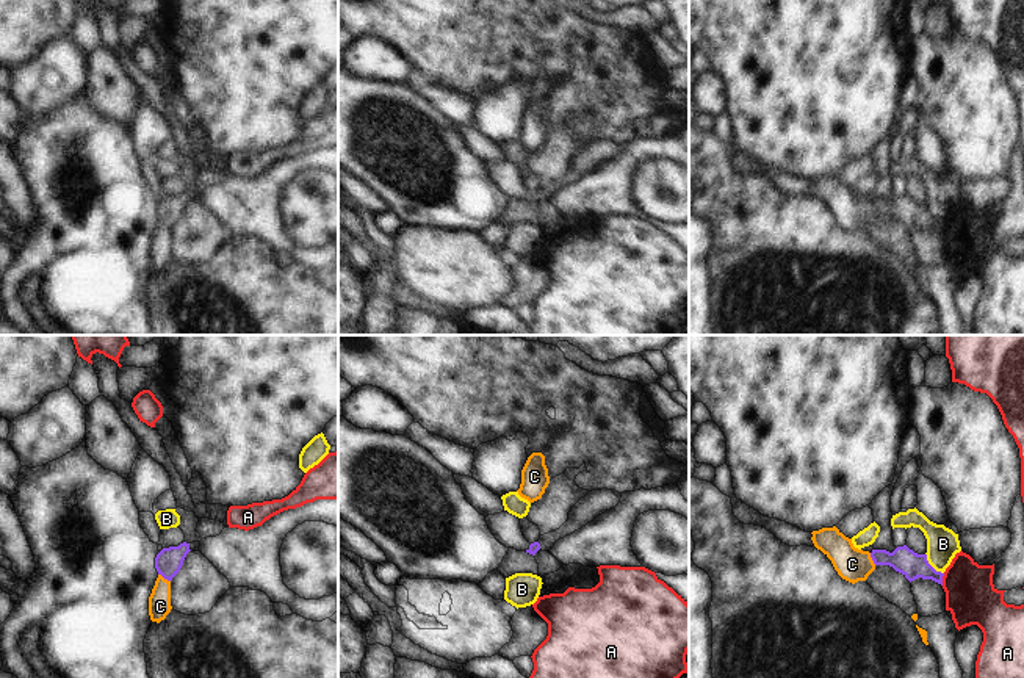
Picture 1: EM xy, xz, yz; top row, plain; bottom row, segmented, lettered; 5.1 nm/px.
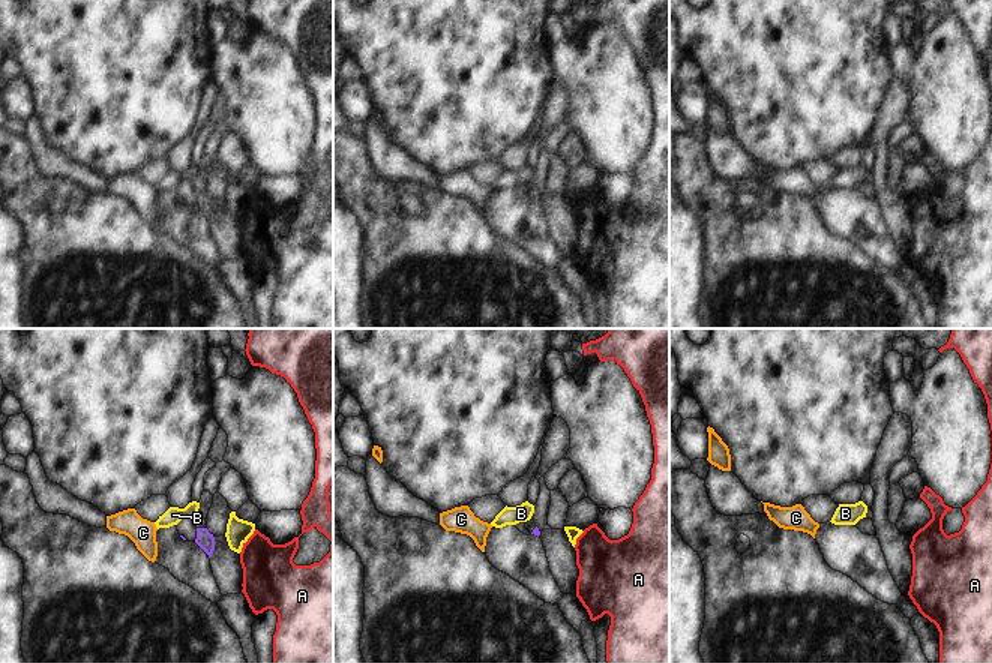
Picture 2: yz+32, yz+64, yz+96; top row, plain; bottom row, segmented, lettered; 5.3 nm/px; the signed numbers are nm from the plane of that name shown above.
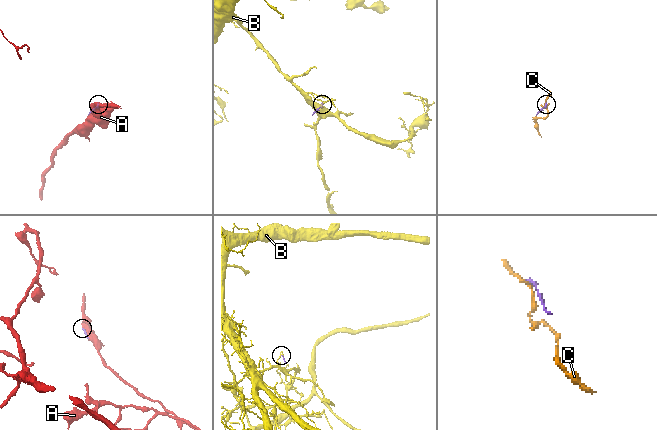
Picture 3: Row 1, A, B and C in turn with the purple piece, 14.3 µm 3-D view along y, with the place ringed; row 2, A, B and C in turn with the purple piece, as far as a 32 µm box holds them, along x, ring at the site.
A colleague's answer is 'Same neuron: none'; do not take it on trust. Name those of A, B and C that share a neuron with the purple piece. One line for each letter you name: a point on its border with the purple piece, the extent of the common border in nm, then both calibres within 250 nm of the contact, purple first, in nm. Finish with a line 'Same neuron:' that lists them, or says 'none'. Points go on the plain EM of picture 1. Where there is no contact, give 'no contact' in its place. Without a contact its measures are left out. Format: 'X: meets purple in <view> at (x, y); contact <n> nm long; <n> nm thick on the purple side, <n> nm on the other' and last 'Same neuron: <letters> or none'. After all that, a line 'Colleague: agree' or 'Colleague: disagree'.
Same neuron: none
Colleague: agree

